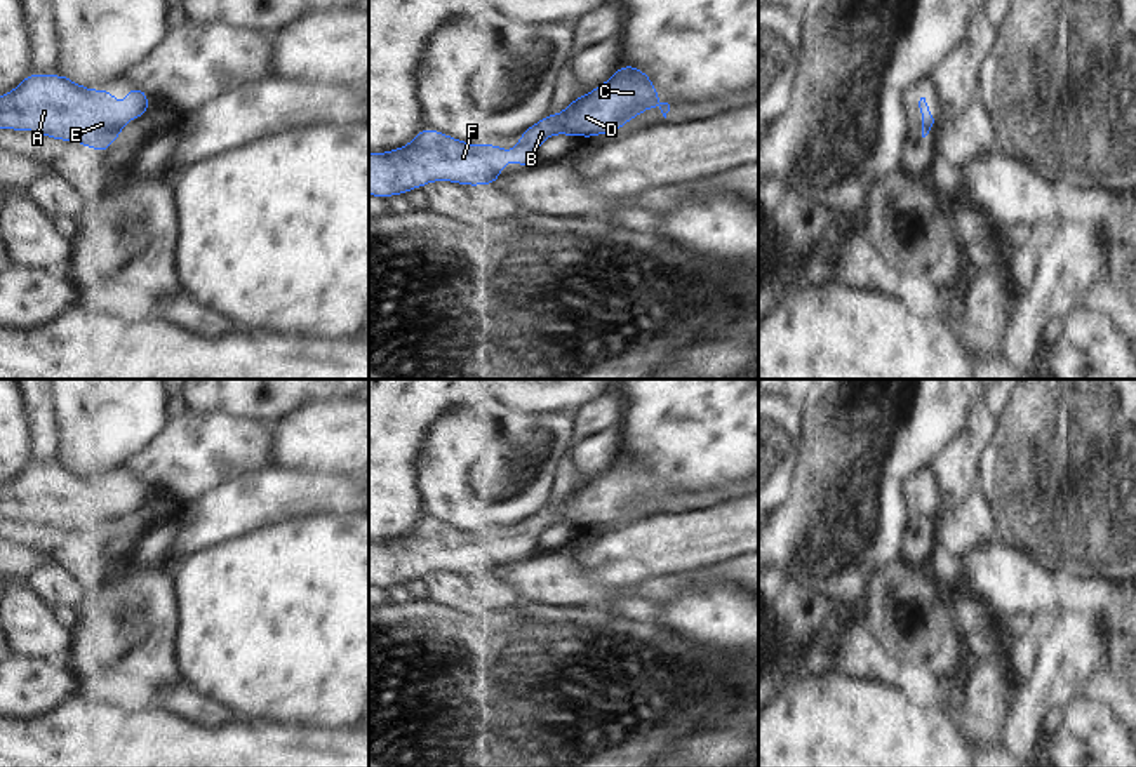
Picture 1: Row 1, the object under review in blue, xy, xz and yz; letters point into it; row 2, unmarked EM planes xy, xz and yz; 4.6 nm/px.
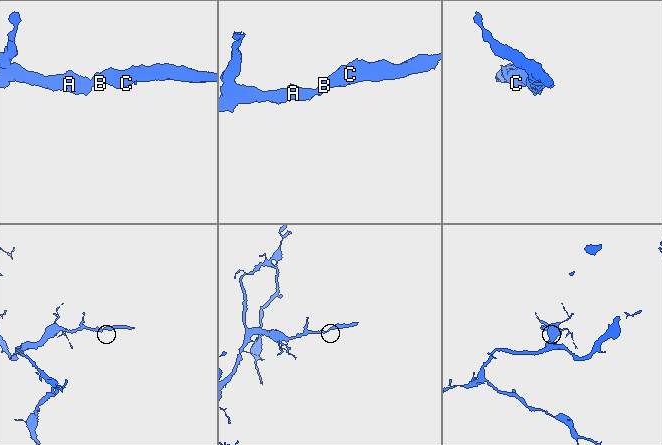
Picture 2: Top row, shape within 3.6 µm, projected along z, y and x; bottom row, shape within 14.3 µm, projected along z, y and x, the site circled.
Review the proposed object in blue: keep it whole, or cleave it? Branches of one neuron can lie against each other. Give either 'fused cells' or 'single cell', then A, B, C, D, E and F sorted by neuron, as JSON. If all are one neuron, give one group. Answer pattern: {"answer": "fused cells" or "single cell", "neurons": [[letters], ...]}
{"answer": "single cell", "neurons": [["A", "B", "C", "D", "E", "F"]]}

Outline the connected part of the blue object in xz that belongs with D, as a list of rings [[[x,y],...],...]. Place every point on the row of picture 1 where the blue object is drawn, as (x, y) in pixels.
[[[623,64],[612,77],[557,113],[524,130],[508,153],[498,144],[470,144],[435,129],[423,129],[402,148],[369,153],[369,195],[405,195],[433,181],[492,186],[508,160],[520,167],[538,163],[539,144],[557,134],[569,137],[612,134],[637,115],[658,106],[666,118],[654,82],[637,66]]]

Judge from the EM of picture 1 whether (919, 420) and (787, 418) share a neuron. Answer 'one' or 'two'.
two

